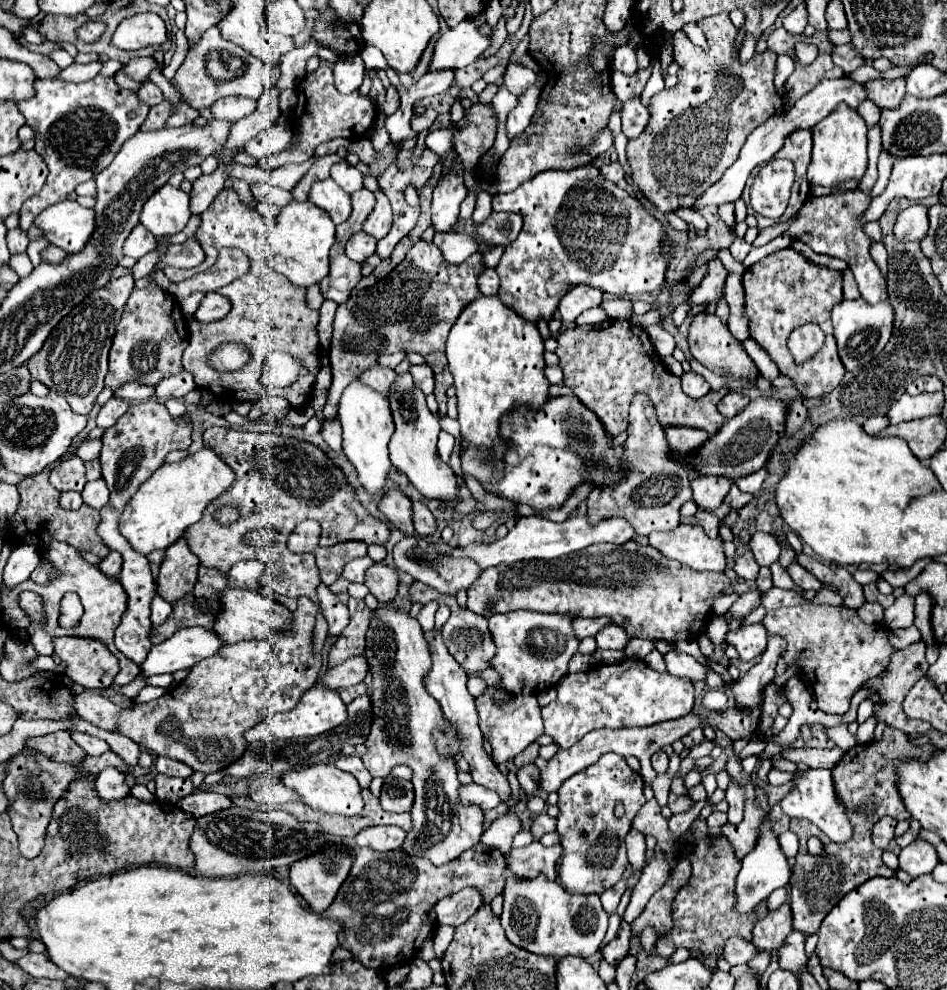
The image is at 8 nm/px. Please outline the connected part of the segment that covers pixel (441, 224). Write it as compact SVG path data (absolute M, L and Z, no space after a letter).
M457 159L459 177L451 177L451 181L439 181L431 201L431 227L435 233L449 233L457 229L459 205L465 199L465 183L463 183L463 165Z

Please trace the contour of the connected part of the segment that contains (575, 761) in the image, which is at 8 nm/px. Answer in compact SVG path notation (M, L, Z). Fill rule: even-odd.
M689 713L687 717L681 717L679 721L663 721L663 725L649 725L649 727L633 727L633 729L599 729L599 731L591 731L587 733L581 741L577 741L573 747L569 749L561 749L553 759L547 761L547 765L541 769L541 775L539 775L539 789L545 791L545 793L551 793L551 791L557 791L561 787L561 783L565 779L569 779L571 775L583 771L585 767L593 765L603 753L617 753L621 757L637 757L641 761L641 777L645 779L645 783L651 783L657 773L651 769L651 763L649 763L649 757L653 753L657 753L663 745L671 745L673 741L681 739L683 735L687 735L691 729L695 727L701 727L699 725L699 717L695 717L695 713Z

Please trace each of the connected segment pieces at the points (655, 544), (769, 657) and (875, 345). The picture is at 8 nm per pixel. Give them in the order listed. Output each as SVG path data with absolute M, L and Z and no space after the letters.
M679 525L667 533L651 533L649 547L695 571L723 573L725 569L721 539L709 539L703 529L695 525Z
M771 637L761 661L755 667L751 667L739 681L725 683L721 677L717 677L717 673L713 669L709 669L705 683L711 689L731 689L731 693L735 697L735 707L755 709L761 703L763 689L775 677L775 665L777 665L781 651L783 651L783 641L779 641L779 637Z
M865 299L841 301L839 305L835 305L831 313L831 321L833 321L833 331L835 331L841 363L847 371L851 371L871 361L873 357L877 357L887 345L891 337L891 329L893 329L893 307L889 301L879 301L875 305L869 305Z

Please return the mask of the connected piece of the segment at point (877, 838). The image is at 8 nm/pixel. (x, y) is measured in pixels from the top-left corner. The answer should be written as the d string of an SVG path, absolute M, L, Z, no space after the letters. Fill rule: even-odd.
M881 817L875 827L873 827L873 843L879 847L879 849L887 849L887 845L893 841L895 837L895 825L897 821L893 817Z

